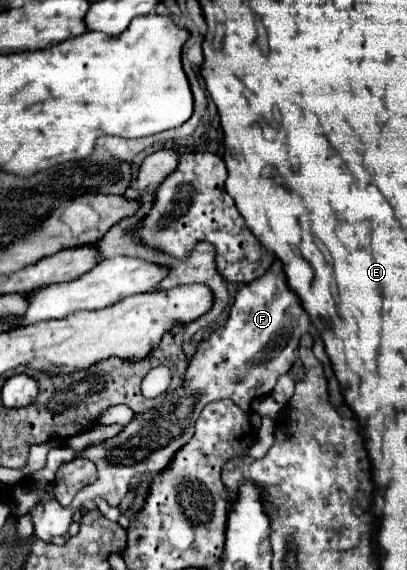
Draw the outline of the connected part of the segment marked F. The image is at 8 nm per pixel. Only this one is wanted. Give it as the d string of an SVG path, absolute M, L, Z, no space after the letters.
M275 258L275 262L261 278L245 284L237 292L227 324L213 332L207 340L199 342L197 352L189 362L187 376L179 388L167 392L167 396L153 408L145 410L143 414L137 414L115 438L87 446L81 454L75 454L71 450L71 458L81 456L95 462L97 480L87 484L79 492L75 502L71 502L69 506L61 506L55 498L43 494L37 506L29 510L29 516L35 524L35 536L51 542L53 536L67 534L73 510L83 508L83 502L93 500L95 496L105 498L111 506L119 506L125 492L129 490L129 480L135 474L157 474L171 464L175 452L191 440L195 432L195 422L205 404L229 398L243 412L251 412L251 402L255 398L269 396L275 388L277 378L291 370L295 362L295 352L299 348L299 338L307 332L315 336L315 356L325 364L329 380L329 400L335 408L343 406L345 400L339 390L339 382L333 374L329 356L323 348L319 330L311 322L309 314L303 310L299 296L289 288L283 264Z

